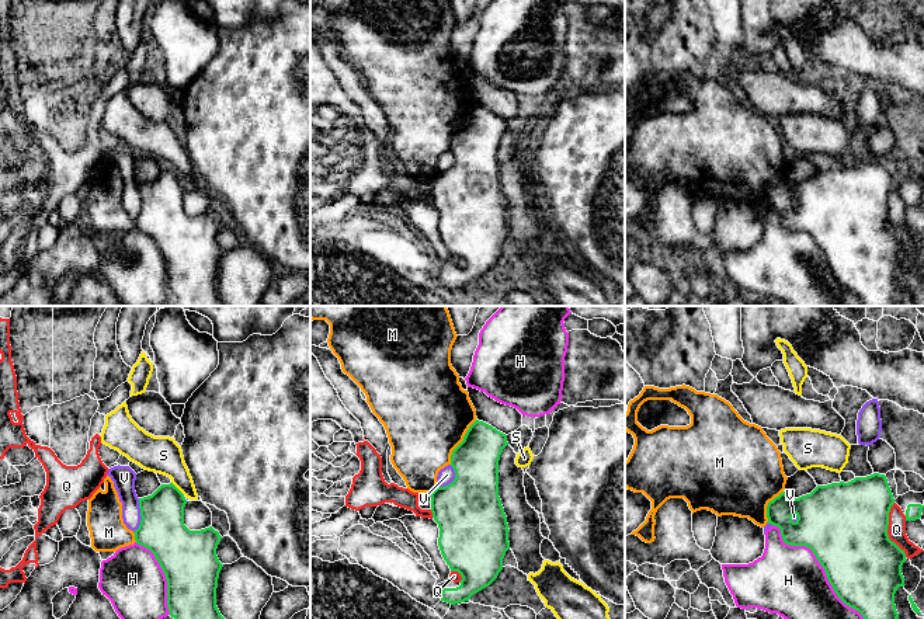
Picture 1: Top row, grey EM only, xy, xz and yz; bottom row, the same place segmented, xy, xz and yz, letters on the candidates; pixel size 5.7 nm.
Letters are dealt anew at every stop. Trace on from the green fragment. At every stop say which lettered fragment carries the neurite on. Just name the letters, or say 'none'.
none

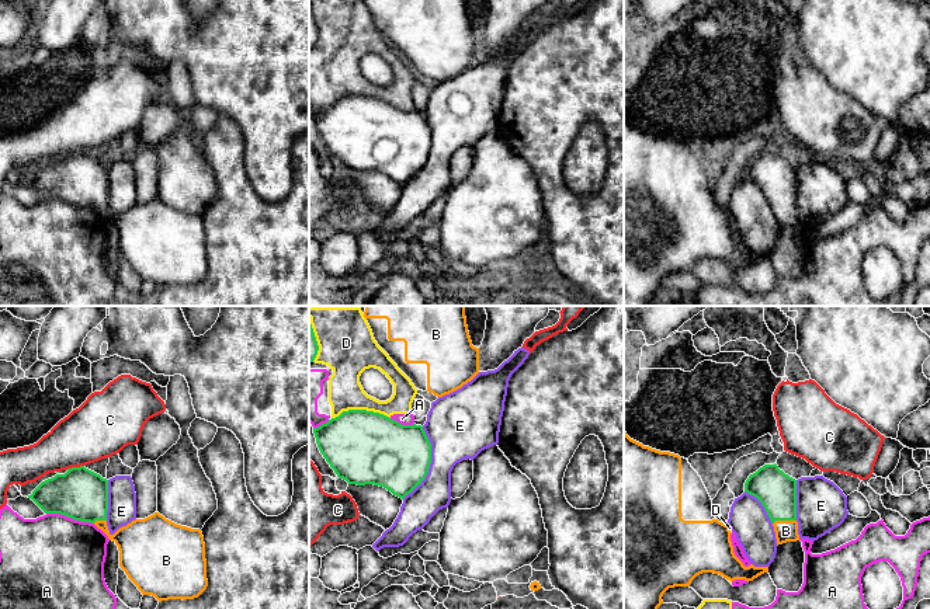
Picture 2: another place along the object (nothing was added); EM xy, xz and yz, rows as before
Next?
B

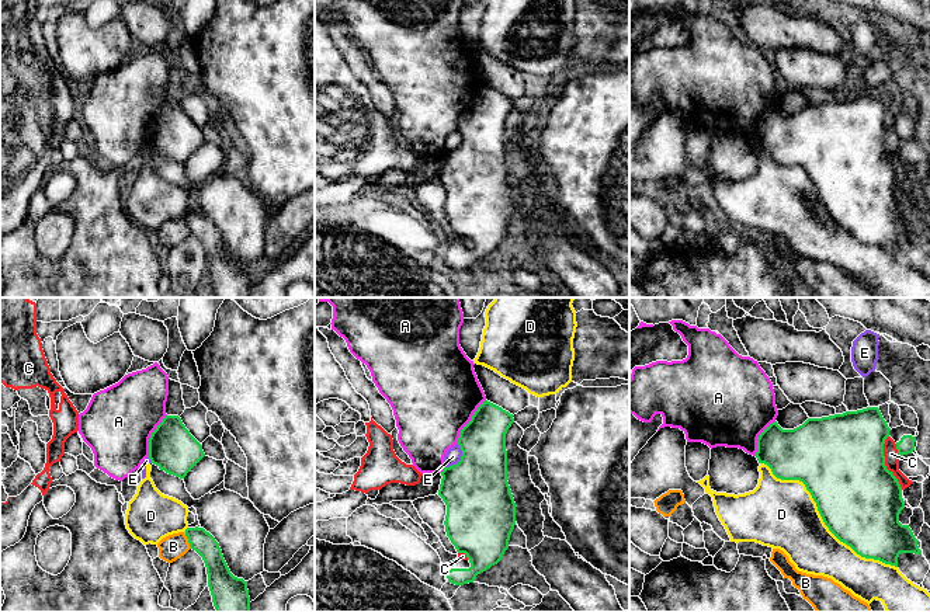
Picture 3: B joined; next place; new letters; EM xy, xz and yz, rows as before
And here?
none

